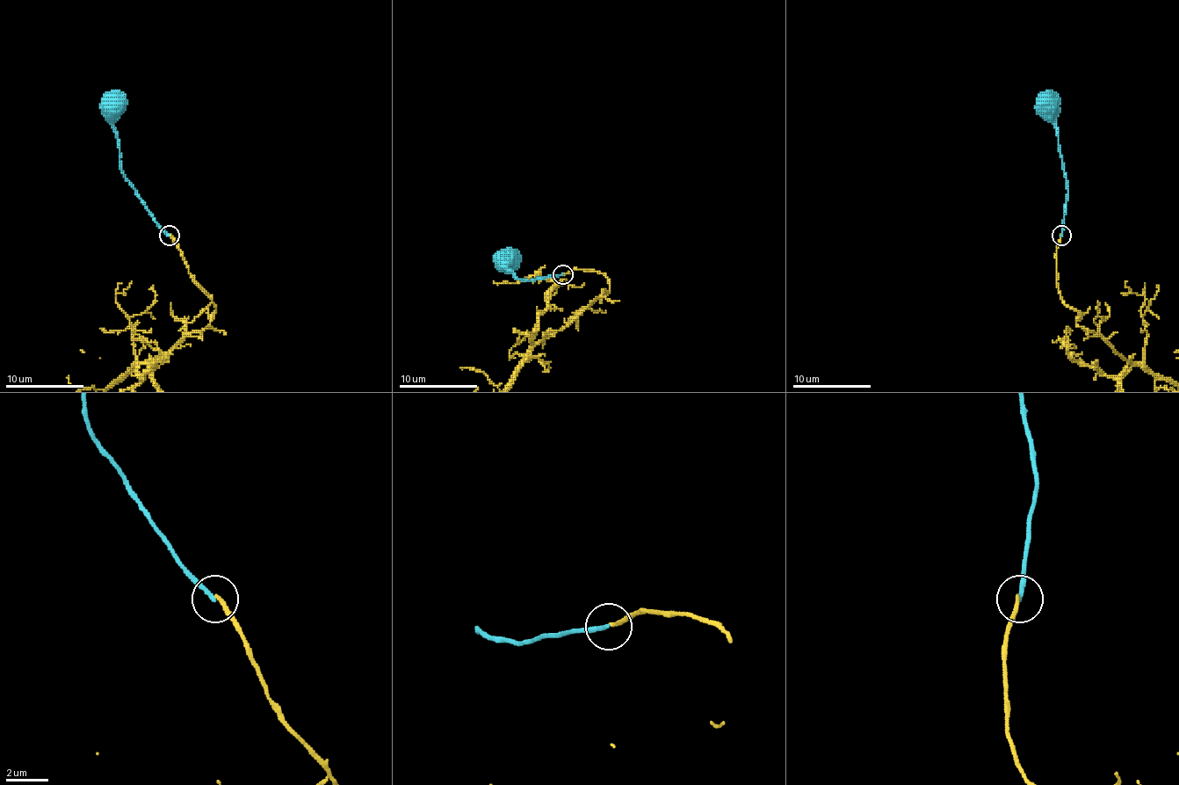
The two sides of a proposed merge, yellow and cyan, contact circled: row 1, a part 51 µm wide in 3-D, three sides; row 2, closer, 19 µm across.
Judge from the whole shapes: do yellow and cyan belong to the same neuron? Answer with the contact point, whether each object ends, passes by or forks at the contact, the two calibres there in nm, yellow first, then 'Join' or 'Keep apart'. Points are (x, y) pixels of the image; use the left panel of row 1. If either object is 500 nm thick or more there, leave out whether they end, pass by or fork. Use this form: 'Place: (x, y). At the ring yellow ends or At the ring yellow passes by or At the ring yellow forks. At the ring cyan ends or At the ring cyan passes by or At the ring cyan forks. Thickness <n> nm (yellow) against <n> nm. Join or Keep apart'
Place: (169, 236). At the ring yellow ends. At the ring cyan ends. Thickness 200 nm (yellow) against 200 nm. Keep apart

